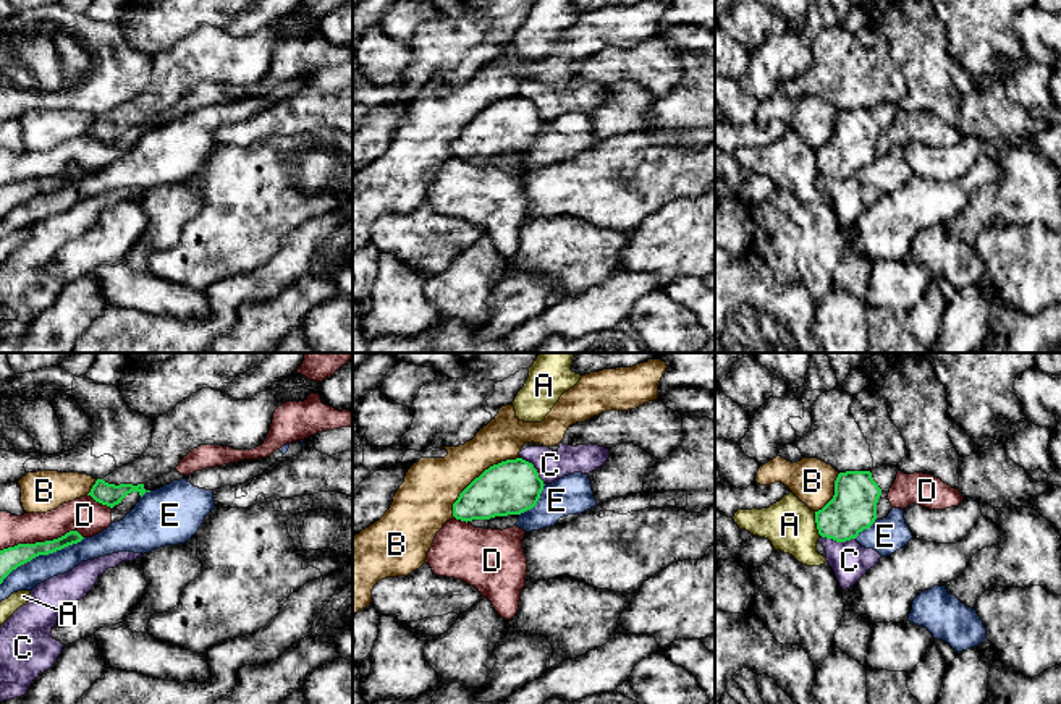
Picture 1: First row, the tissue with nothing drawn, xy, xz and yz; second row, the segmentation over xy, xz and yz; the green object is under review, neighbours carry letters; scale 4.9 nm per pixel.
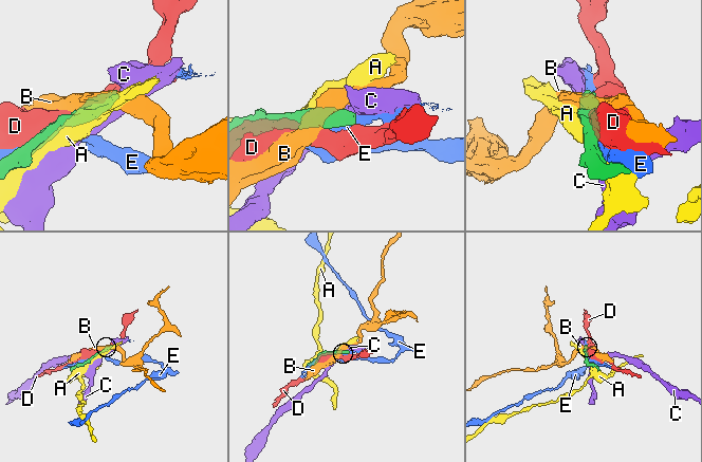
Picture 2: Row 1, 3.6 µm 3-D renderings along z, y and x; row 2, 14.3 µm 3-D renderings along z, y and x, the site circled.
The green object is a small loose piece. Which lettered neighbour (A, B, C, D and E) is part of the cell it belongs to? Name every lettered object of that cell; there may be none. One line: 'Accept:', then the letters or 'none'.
Accept: none

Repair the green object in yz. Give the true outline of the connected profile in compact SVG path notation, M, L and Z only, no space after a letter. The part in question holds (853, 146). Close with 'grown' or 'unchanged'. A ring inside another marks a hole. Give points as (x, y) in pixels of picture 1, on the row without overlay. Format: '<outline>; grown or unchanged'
M878 104L872 108L839 110L833 136L815 149L818 172L846 180L869 167L877 157L878 136L890 129L898 108L898 104Z; grown

